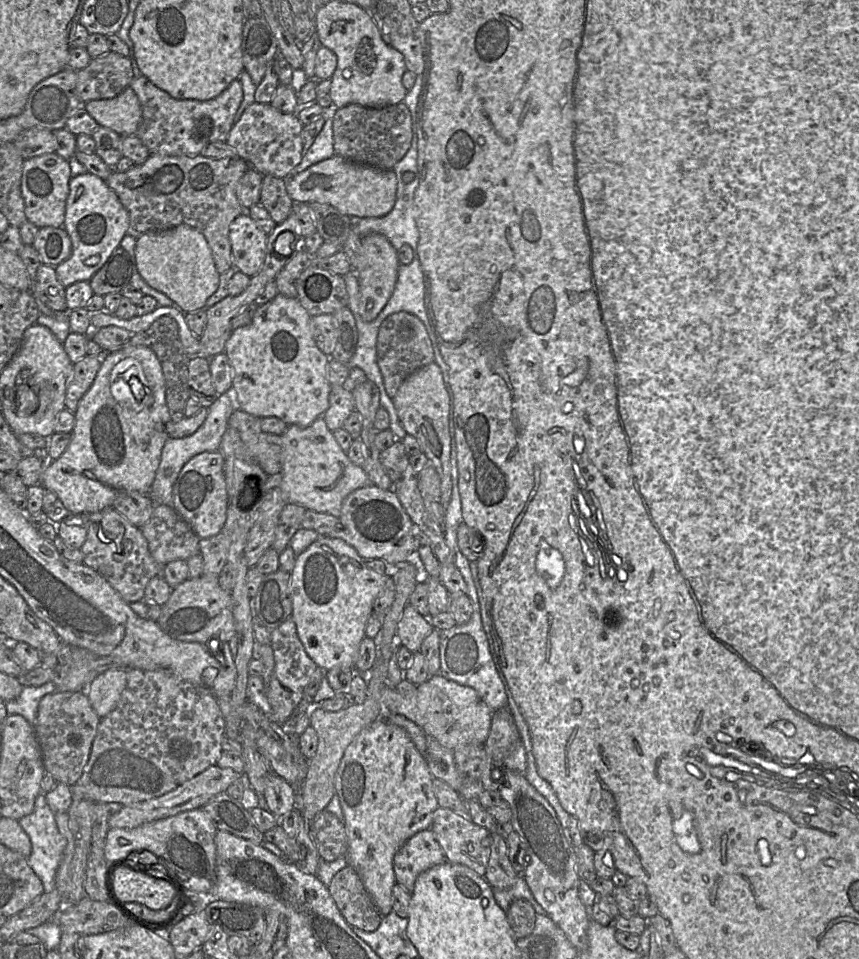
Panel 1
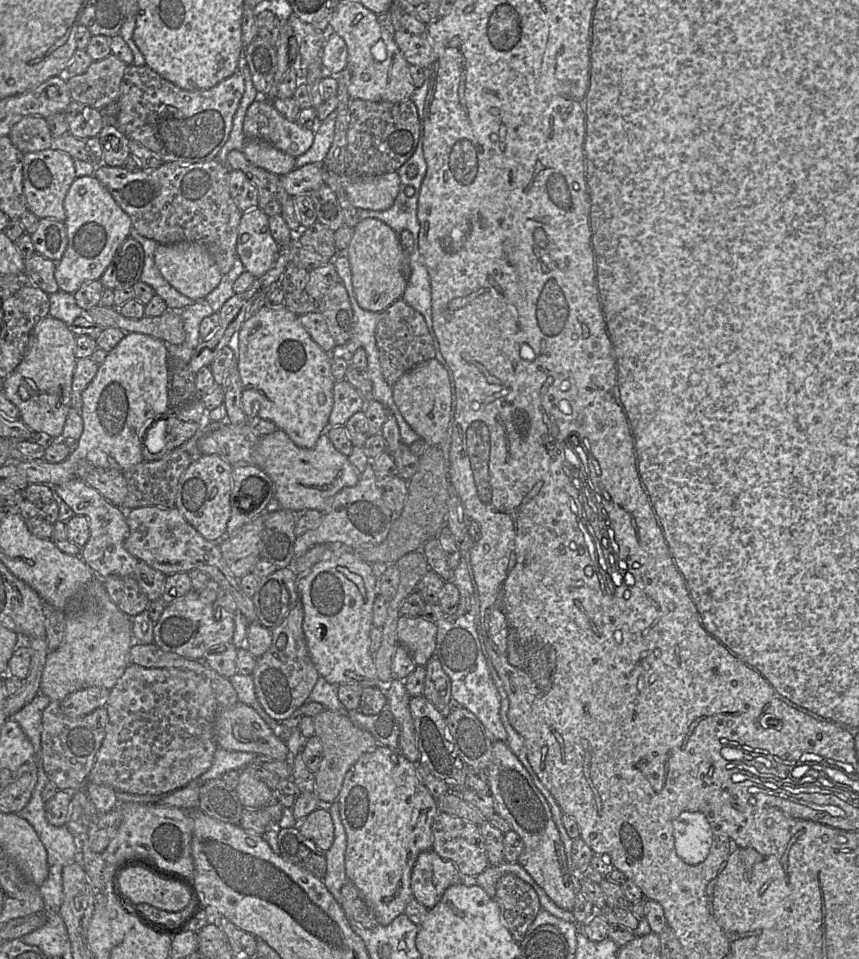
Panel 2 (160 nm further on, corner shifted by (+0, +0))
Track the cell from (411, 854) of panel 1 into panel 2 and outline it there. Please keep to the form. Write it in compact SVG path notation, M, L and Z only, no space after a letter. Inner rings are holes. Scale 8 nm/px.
M431 849L421 852L413 866L411 873L412 895L427 909L431 909L441 900L447 888L460 883L473 884L470 879L475 878L464 878L452 861L442 858Z

